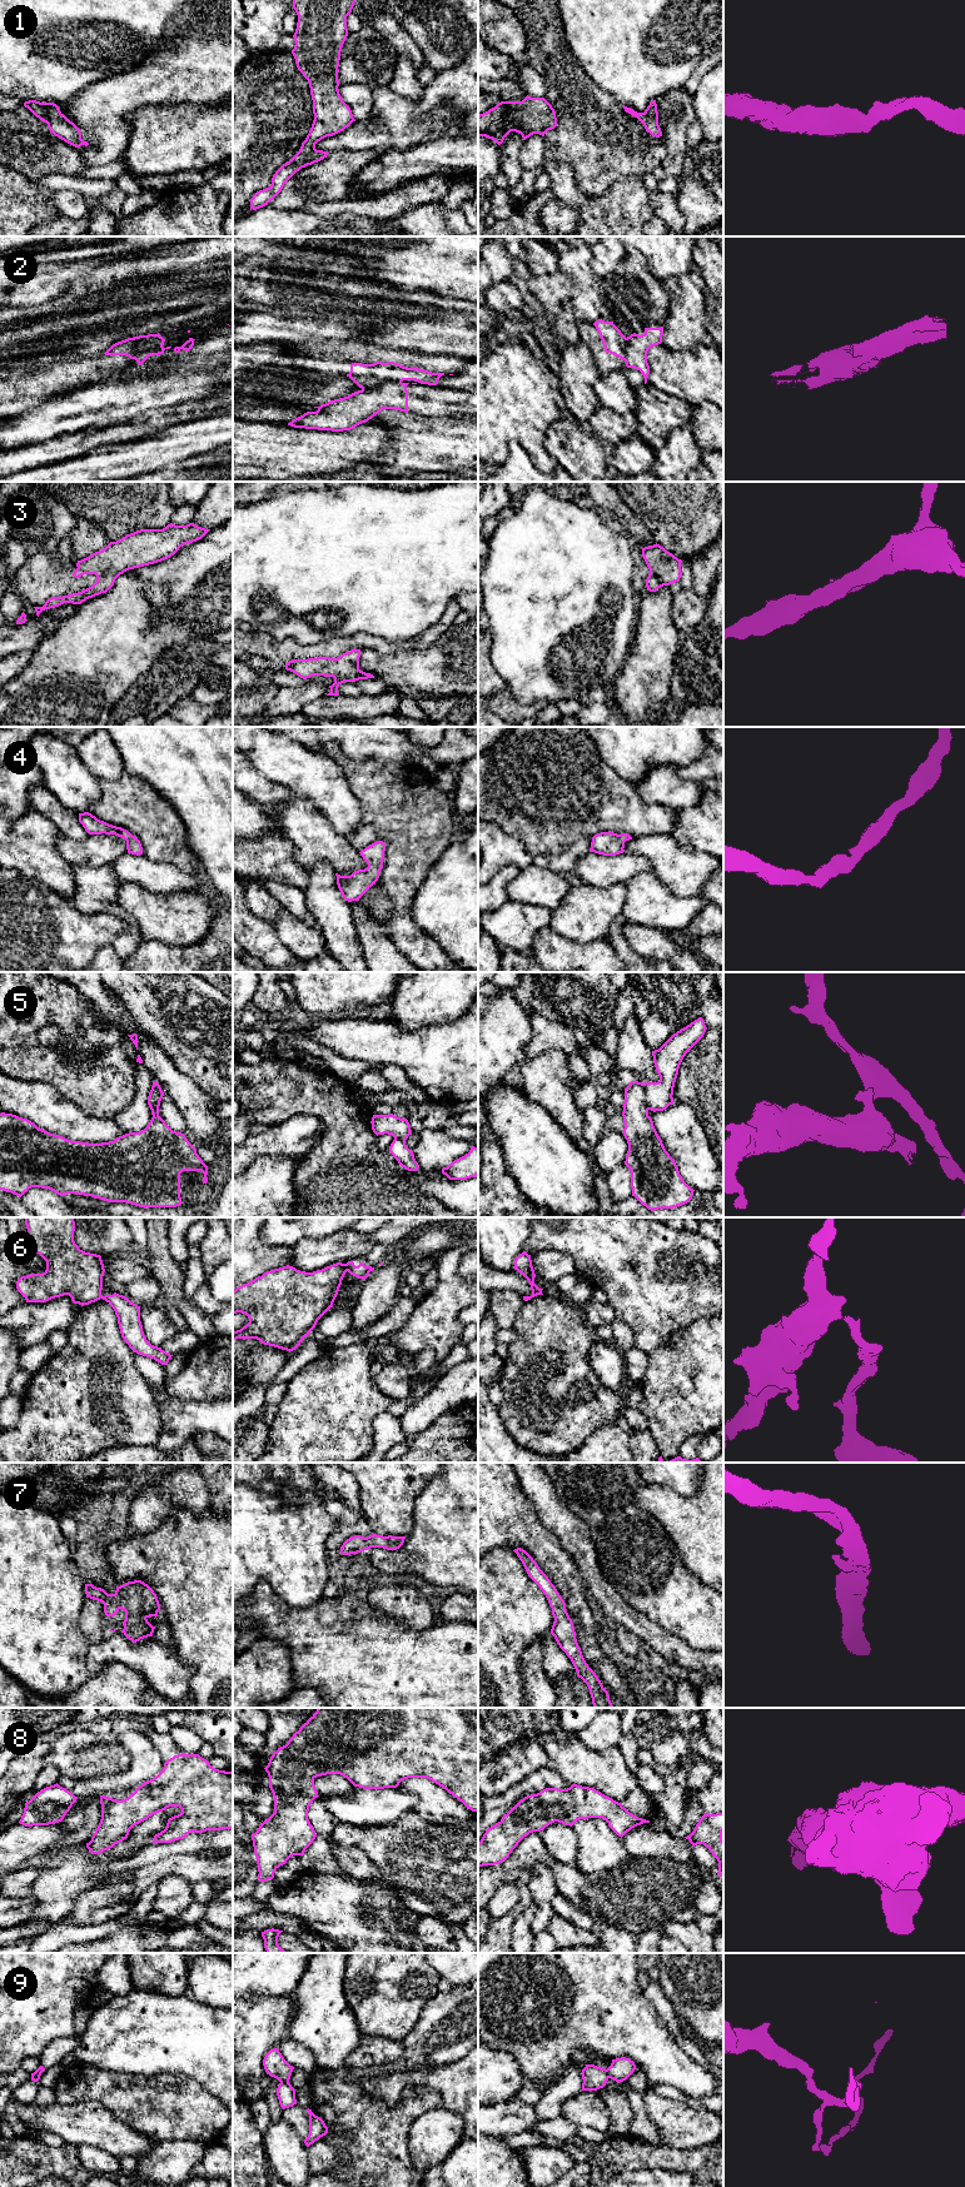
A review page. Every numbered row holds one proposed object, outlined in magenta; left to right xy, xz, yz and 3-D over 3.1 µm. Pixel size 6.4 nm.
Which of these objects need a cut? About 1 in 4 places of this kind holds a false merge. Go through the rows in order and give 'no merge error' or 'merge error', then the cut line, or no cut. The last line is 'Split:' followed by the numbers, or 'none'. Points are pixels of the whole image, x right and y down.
1: no merge error; no cut
2: merge error; cut in xz along (401, 380), (382, 382), (362, 389)
3: no merge error; no cut
4: no merge error; no cut
5: merge error; cut in yz along (642, 1084), (645, 1102), (648, 1109)
6: merge error; cut in xz along (344, 1264), (347, 1270)
7: no merge error; no cut
8: no merge error; no cut
9: merge error; cut in xz along (280, 2081), (288, 2082)
Split: 2, 5, 6, 9

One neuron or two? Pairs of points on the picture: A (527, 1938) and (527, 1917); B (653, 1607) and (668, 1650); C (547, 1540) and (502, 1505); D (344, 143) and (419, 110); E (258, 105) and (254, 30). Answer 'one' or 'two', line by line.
A: one
B: two
C: one
D: one
E: two

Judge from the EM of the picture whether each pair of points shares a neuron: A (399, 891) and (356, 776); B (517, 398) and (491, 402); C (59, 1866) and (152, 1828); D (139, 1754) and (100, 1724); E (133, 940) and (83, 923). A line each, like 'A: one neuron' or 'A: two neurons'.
A: one neuron
B: one neuron
C: one neuron
D: two neurons
E: two neurons

